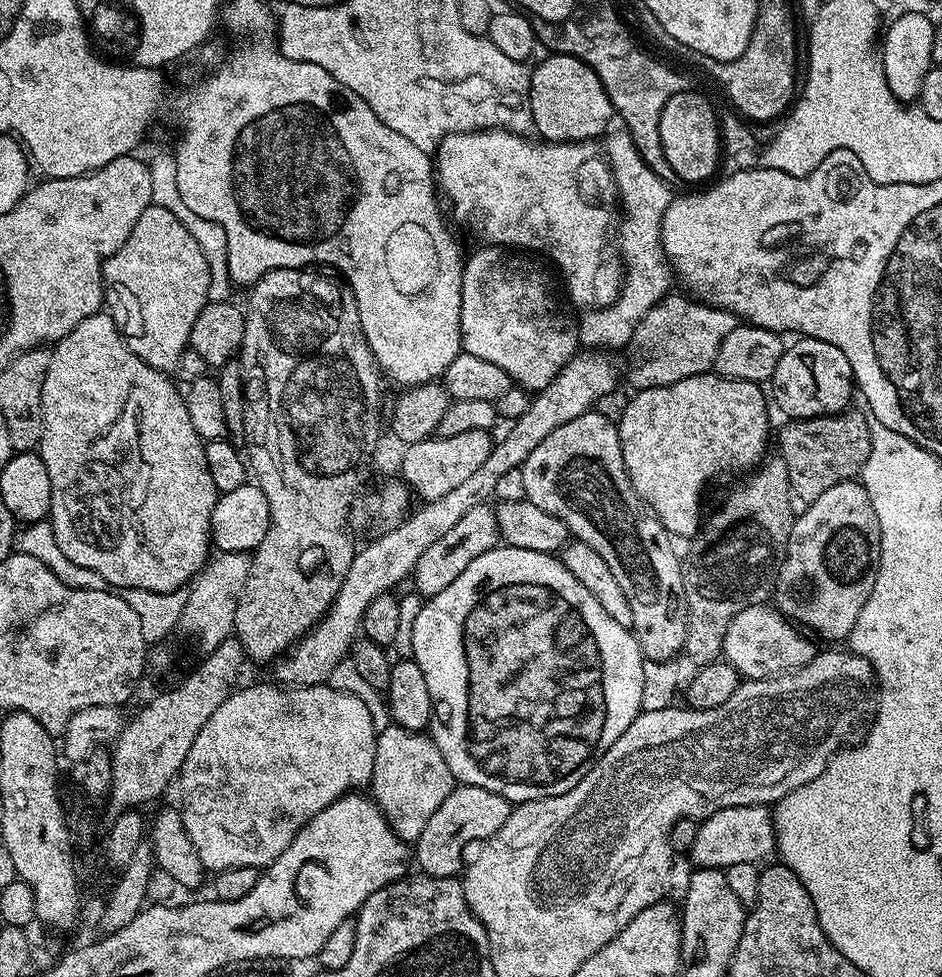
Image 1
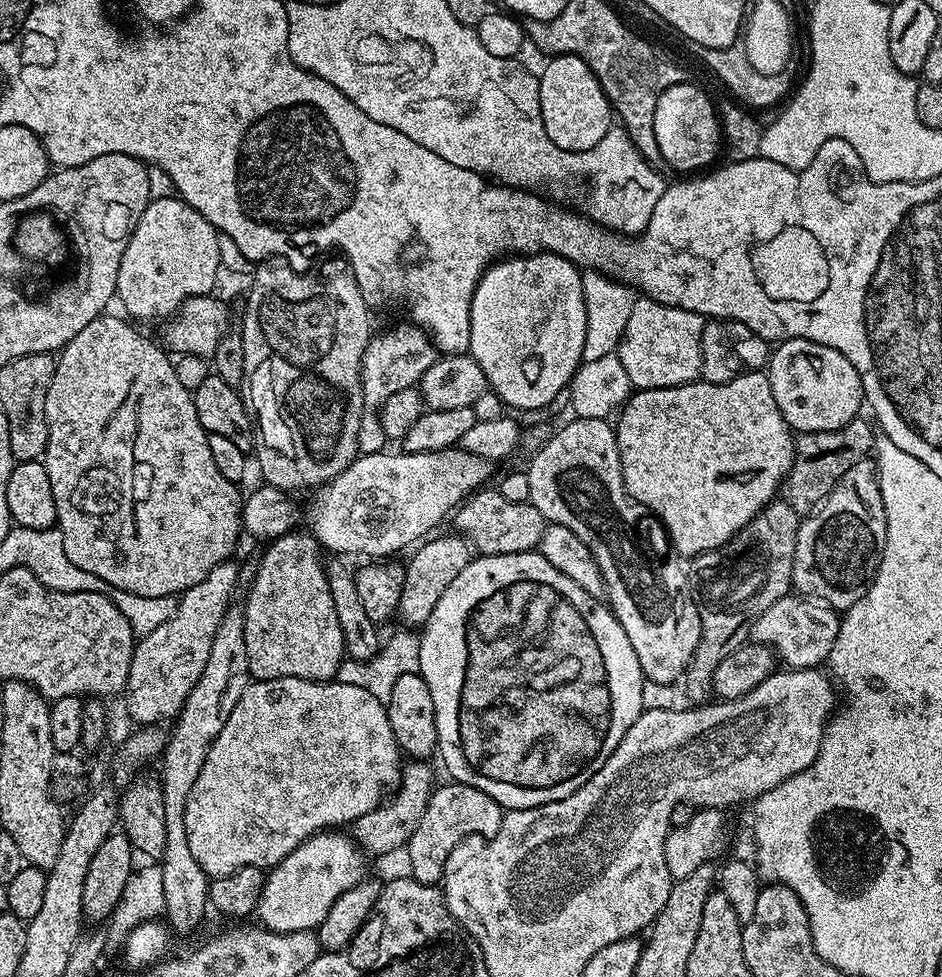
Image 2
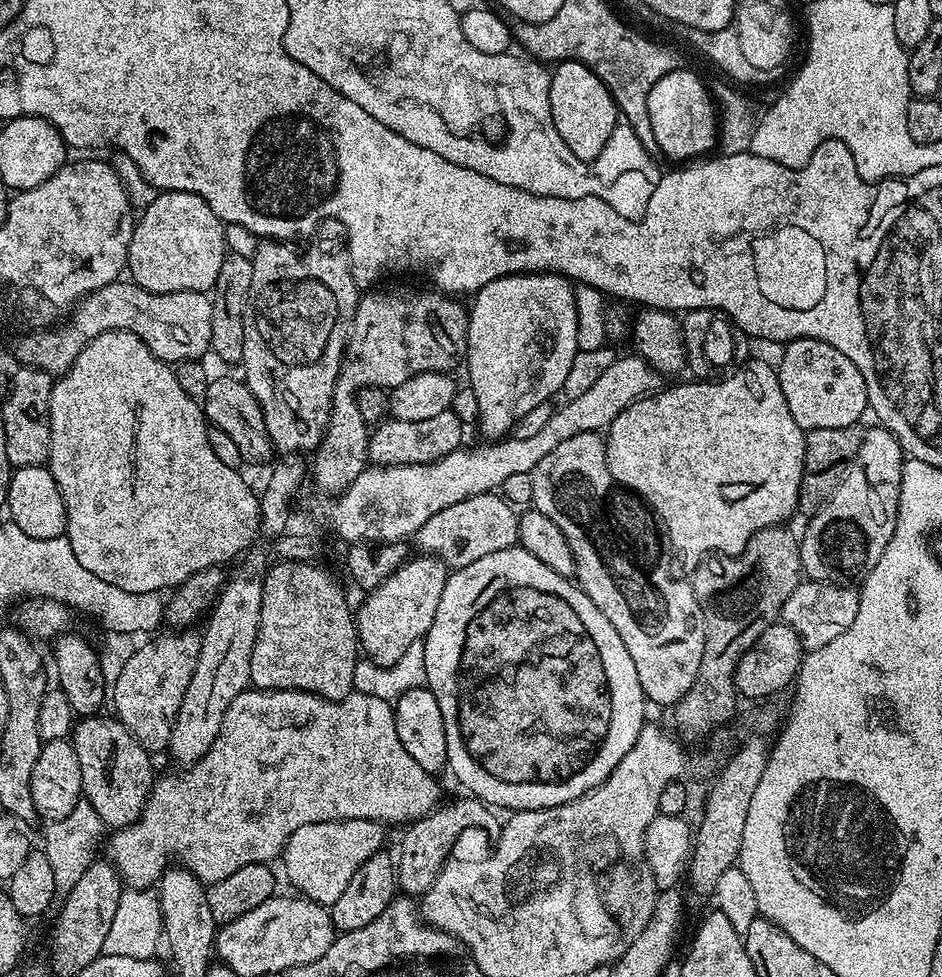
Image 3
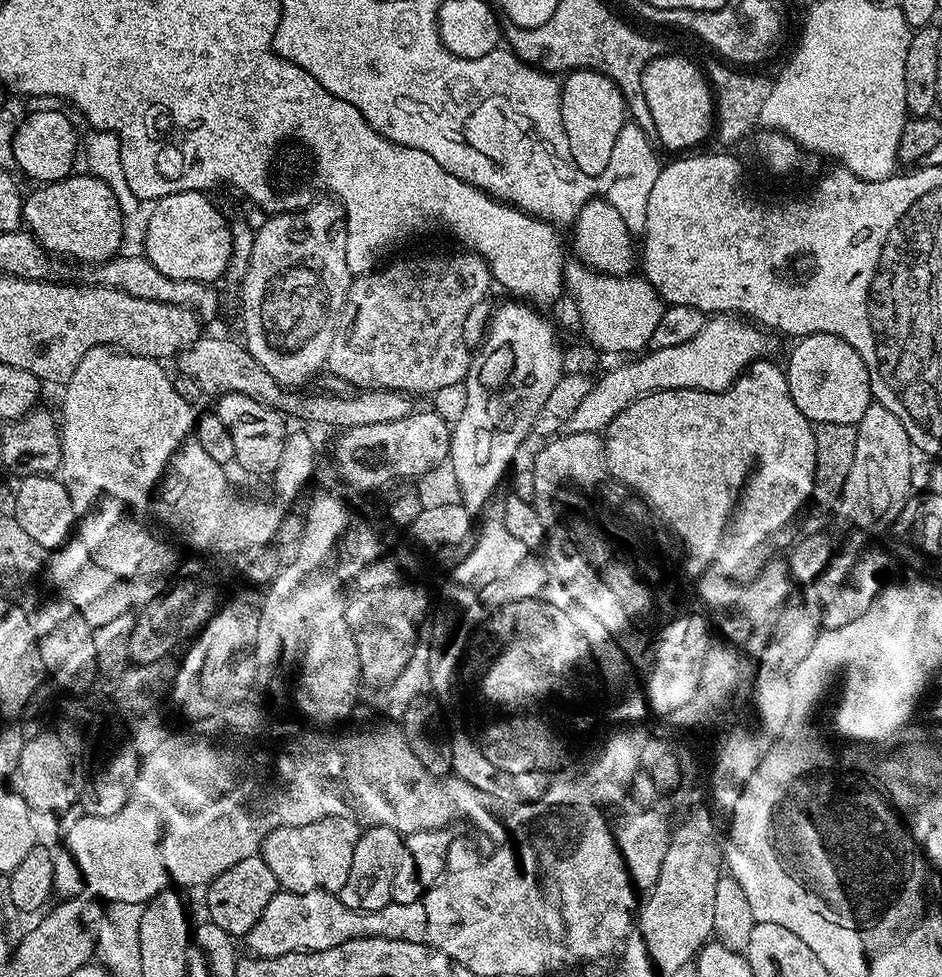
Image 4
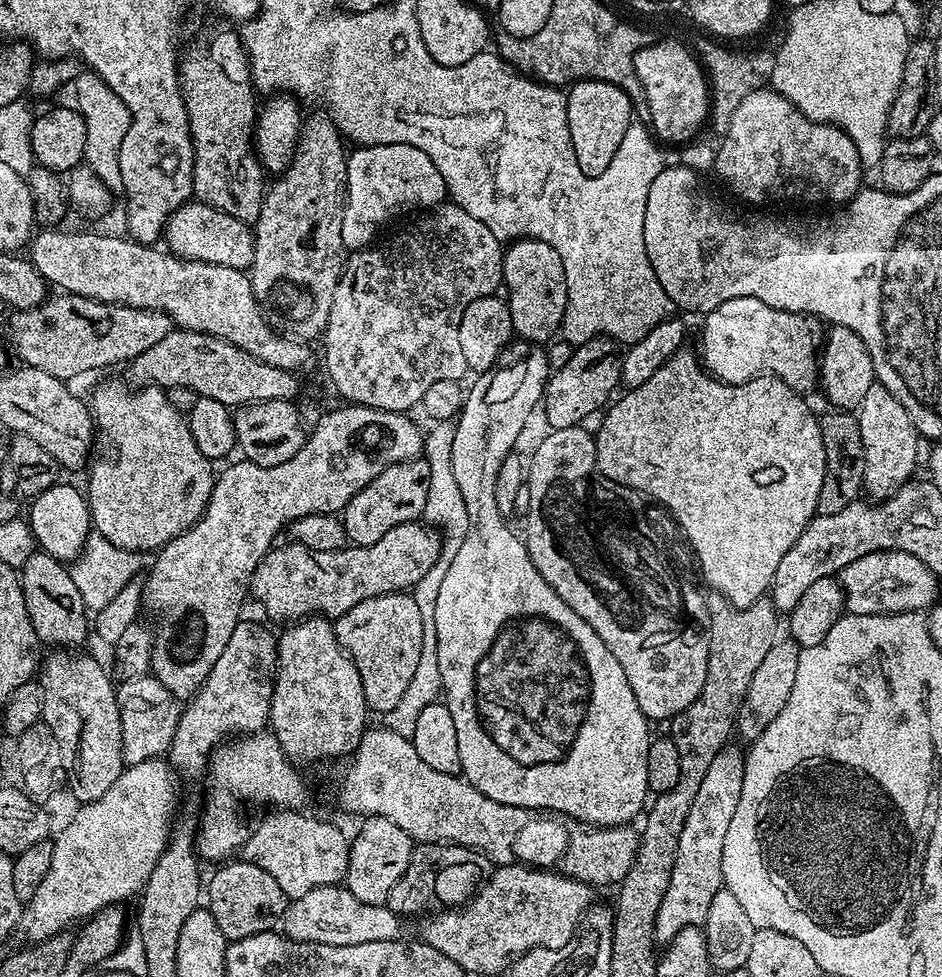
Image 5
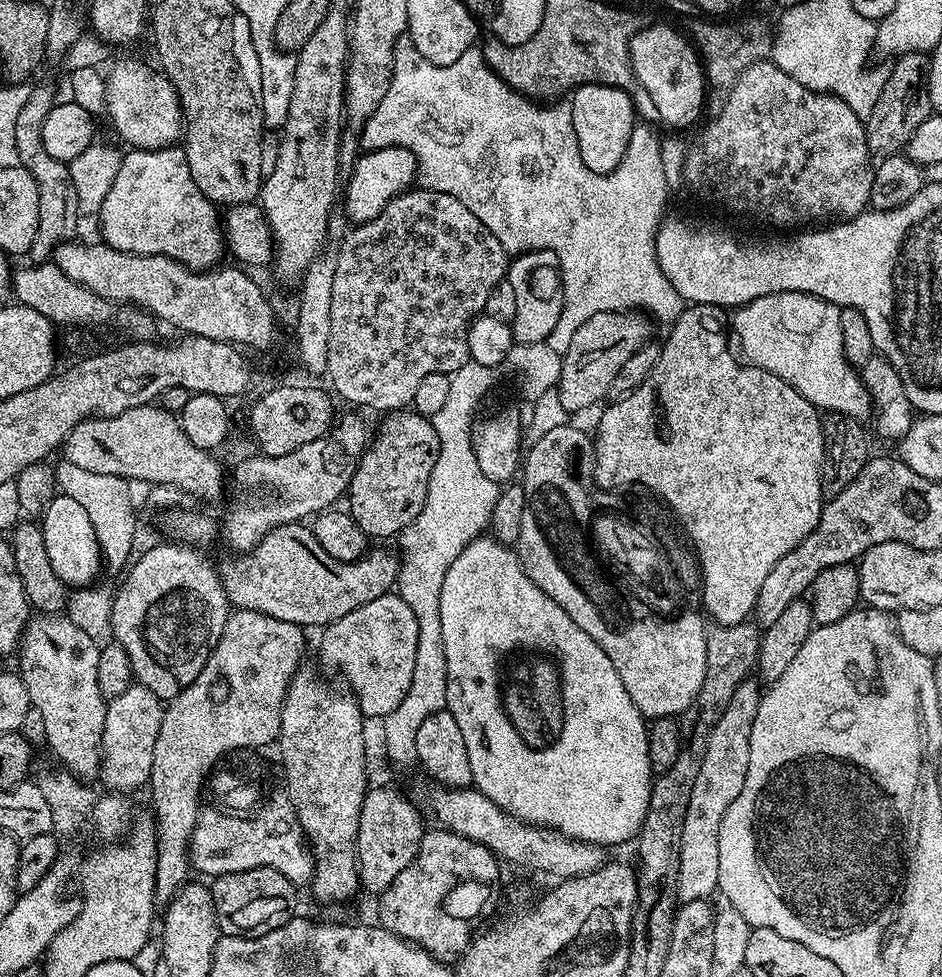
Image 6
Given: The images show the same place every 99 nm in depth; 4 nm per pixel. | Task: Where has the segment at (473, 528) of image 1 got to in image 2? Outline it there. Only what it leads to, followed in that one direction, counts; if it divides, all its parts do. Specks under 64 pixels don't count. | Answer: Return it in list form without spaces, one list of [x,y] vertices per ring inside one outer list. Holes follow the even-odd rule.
[[[459,534],[451,535],[433,535],[431,538],[425,539],[411,553],[411,555],[413,554],[412,561],[407,561],[406,564],[406,578],[402,586],[398,613],[399,619],[402,618],[408,623],[405,625],[423,626],[427,624],[430,614],[434,614],[434,606],[438,606],[438,598],[442,598],[442,594],[446,594],[446,586],[450,586],[450,582],[454,582],[454,578],[458,578],[458,574],[462,574],[462,570],[466,570],[466,566],[474,558],[472,545]]]

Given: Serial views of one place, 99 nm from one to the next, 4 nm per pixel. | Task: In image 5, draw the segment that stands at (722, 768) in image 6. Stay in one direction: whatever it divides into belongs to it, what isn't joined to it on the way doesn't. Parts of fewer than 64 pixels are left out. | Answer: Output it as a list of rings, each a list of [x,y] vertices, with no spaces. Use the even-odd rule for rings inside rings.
[[[725,746],[718,754],[714,754],[714,762],[710,762],[710,767],[698,786],[698,794],[694,794],[690,814],[686,814],[686,826],[682,826],[682,838],[678,838],[678,854],[674,858],[674,870],[670,874],[670,886],[666,886],[662,906],[658,906],[657,941],[670,941],[682,930],[703,925],[706,914],[710,914],[710,902],[714,902],[714,894],[718,894],[718,890],[724,887],[722,842],[726,842],[726,830],[730,830],[730,818],[734,818],[734,810],[738,810],[738,798],[742,798],[742,778],[746,759],[743,751],[739,752],[732,747]]]

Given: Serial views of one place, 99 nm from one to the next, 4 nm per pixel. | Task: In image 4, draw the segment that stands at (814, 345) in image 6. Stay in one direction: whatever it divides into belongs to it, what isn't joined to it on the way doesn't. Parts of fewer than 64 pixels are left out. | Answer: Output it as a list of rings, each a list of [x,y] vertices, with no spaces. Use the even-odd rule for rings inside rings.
[[[712,314],[705,319],[702,330],[682,346],[654,348],[637,355],[629,364],[612,368],[600,381],[593,383],[578,410],[571,414],[564,432],[603,433],[626,406],[652,392],[693,388],[703,392],[724,392],[768,348],[769,333],[736,314]]]

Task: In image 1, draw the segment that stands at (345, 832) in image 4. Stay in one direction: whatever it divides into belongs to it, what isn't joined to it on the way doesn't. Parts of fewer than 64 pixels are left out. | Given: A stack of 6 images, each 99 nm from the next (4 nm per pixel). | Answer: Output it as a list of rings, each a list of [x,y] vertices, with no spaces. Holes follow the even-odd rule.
[[[393,723],[379,729],[370,792],[400,840],[415,842],[434,810],[450,798],[453,787],[450,766],[446,766],[446,758],[442,758],[442,750],[438,750],[431,735],[411,732]]]

